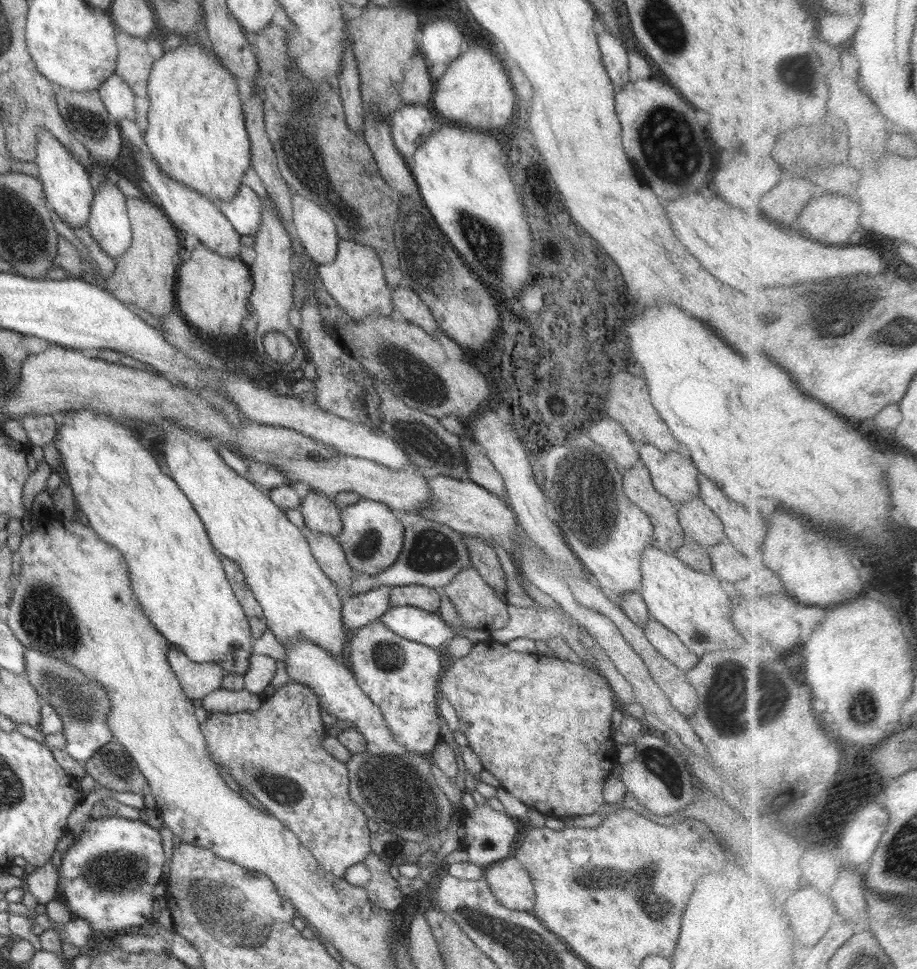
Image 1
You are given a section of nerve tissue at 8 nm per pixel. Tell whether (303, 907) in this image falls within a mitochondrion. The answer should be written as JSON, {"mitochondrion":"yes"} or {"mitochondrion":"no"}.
{"mitochondrion":"no"}

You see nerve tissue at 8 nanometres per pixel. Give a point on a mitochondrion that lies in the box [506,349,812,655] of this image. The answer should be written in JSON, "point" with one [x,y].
{"point":[589,512]}

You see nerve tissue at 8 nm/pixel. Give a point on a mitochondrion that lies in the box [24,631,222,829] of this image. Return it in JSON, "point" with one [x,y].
{"point":[80,703]}

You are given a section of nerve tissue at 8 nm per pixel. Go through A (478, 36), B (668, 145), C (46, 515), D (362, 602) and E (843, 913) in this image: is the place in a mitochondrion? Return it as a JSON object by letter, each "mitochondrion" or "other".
{"A":"other","B":"mitochondrion","C":"other","D":"other","E":"other"}

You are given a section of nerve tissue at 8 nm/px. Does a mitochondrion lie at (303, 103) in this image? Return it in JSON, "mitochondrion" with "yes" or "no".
{"mitochondrion":"yes"}

